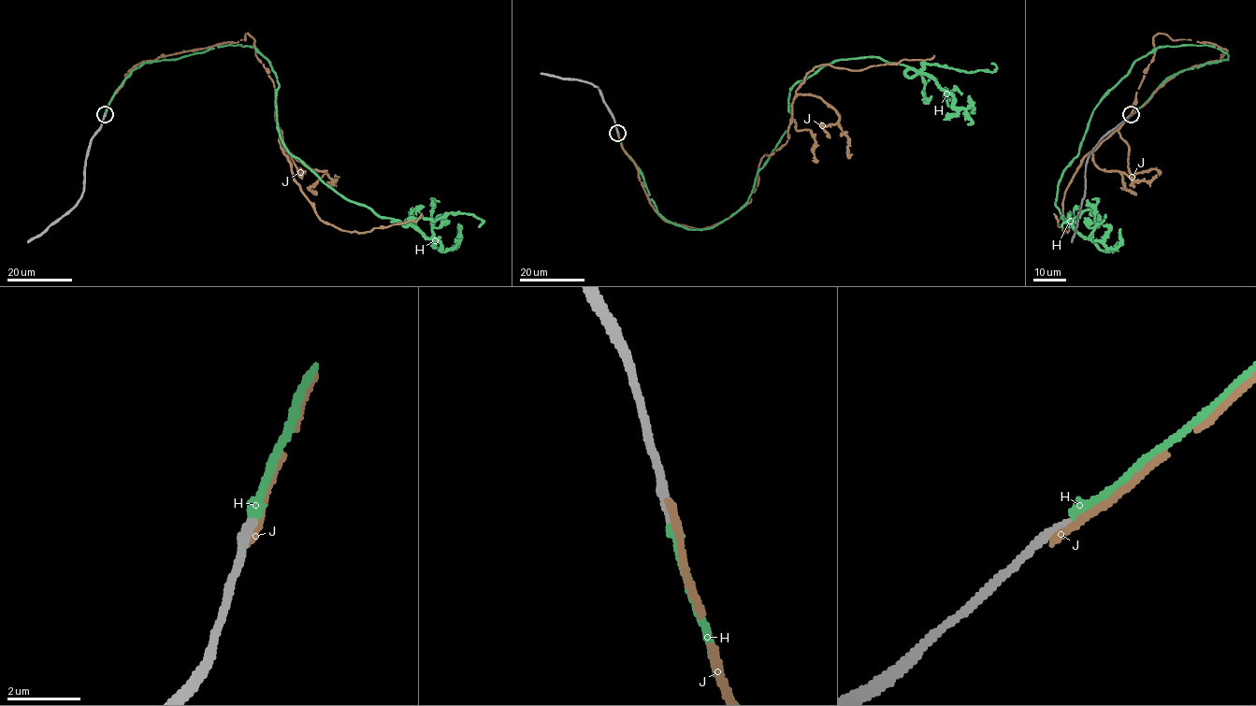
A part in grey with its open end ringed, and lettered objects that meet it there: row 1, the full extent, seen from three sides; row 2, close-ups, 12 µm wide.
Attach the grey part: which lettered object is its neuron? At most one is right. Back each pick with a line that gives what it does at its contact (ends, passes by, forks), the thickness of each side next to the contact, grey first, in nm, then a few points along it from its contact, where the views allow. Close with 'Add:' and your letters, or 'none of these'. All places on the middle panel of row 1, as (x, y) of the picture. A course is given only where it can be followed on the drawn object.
H: it ends there; 240 nm thick on the grey side, 320 nm on the other; it runs (617, 133), (659, 214), (691, 229), (747, 201), (787, 129), (790, 90), (836, 61), (927, 73), (970, 122)
Add: H

